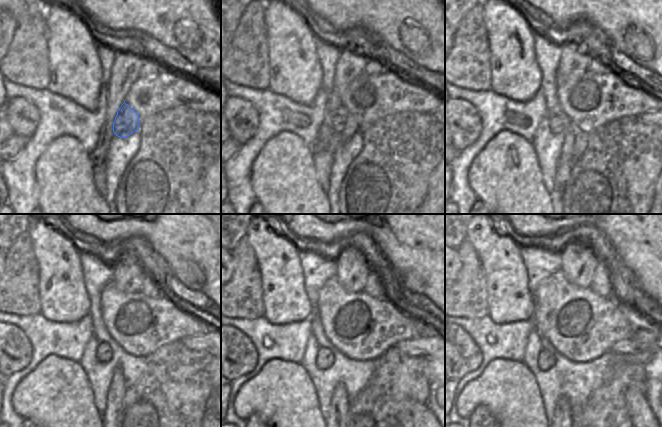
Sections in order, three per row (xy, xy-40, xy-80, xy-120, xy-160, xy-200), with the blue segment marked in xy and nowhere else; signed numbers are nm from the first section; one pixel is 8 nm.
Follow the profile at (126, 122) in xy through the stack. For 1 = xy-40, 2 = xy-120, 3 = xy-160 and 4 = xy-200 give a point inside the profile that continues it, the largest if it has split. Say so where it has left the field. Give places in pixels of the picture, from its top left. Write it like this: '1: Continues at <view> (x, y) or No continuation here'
1: Continues at xy-40 (344, 123)
2: Continues at xy-120 (116, 392)
3: Continues at xy-160 (337, 417)
4: Continues at xy-200 (562, 417).

